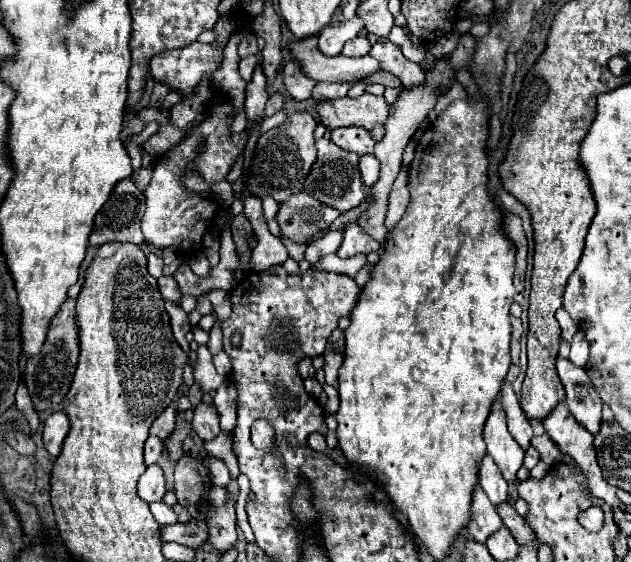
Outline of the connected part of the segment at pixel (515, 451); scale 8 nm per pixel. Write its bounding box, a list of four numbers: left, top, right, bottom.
[483,400,525,482]

